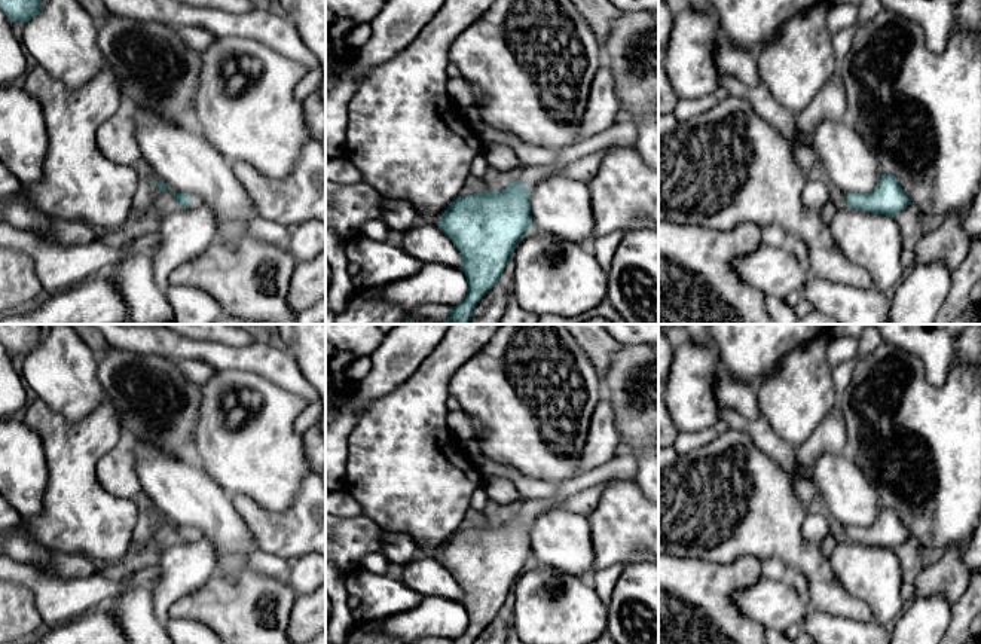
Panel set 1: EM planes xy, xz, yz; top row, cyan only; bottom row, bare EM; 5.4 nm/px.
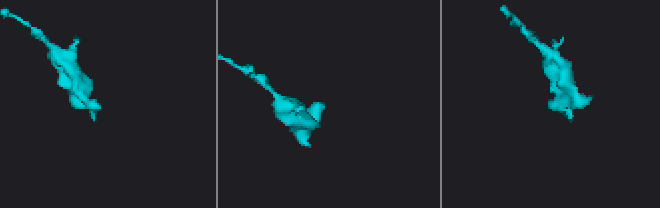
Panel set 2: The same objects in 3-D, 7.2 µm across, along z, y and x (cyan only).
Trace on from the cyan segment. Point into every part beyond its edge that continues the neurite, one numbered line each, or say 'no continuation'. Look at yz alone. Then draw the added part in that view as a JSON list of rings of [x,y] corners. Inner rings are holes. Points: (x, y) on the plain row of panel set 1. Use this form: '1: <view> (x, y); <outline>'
no continuation

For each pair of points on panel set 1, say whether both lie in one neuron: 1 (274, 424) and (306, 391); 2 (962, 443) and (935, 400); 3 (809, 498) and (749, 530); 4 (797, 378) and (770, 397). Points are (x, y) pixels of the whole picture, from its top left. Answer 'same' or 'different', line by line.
1: different
2: same
3: different
4: same

